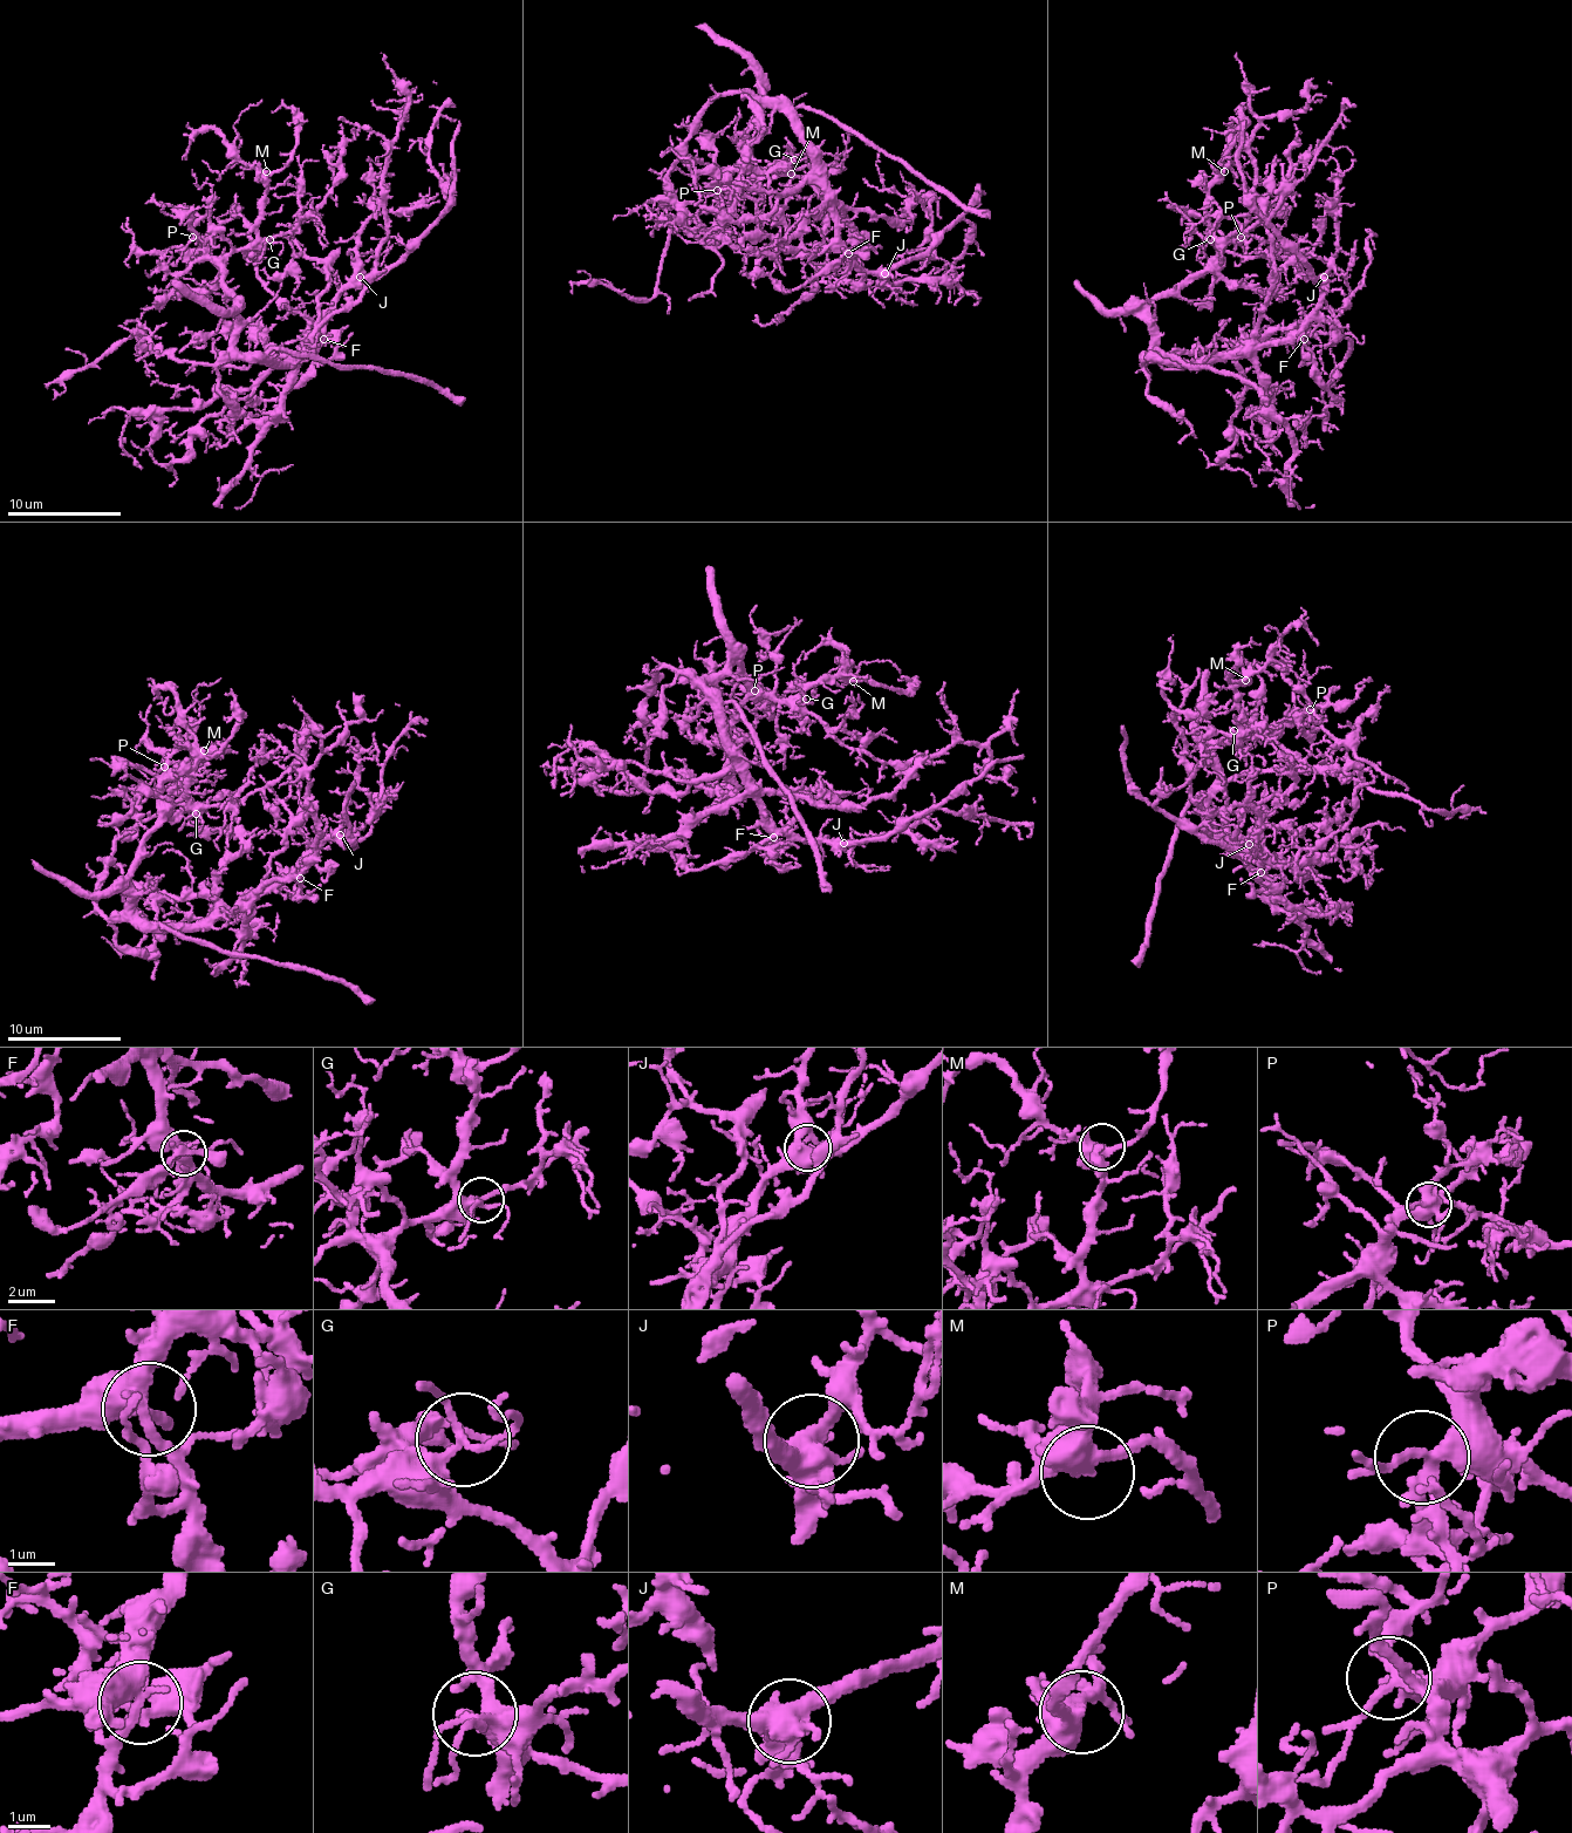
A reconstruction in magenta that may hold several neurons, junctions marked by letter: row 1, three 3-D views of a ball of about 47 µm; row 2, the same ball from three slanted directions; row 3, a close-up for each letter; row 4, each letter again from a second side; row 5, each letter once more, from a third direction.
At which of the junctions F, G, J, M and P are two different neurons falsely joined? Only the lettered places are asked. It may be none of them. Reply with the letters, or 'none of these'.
none of these

